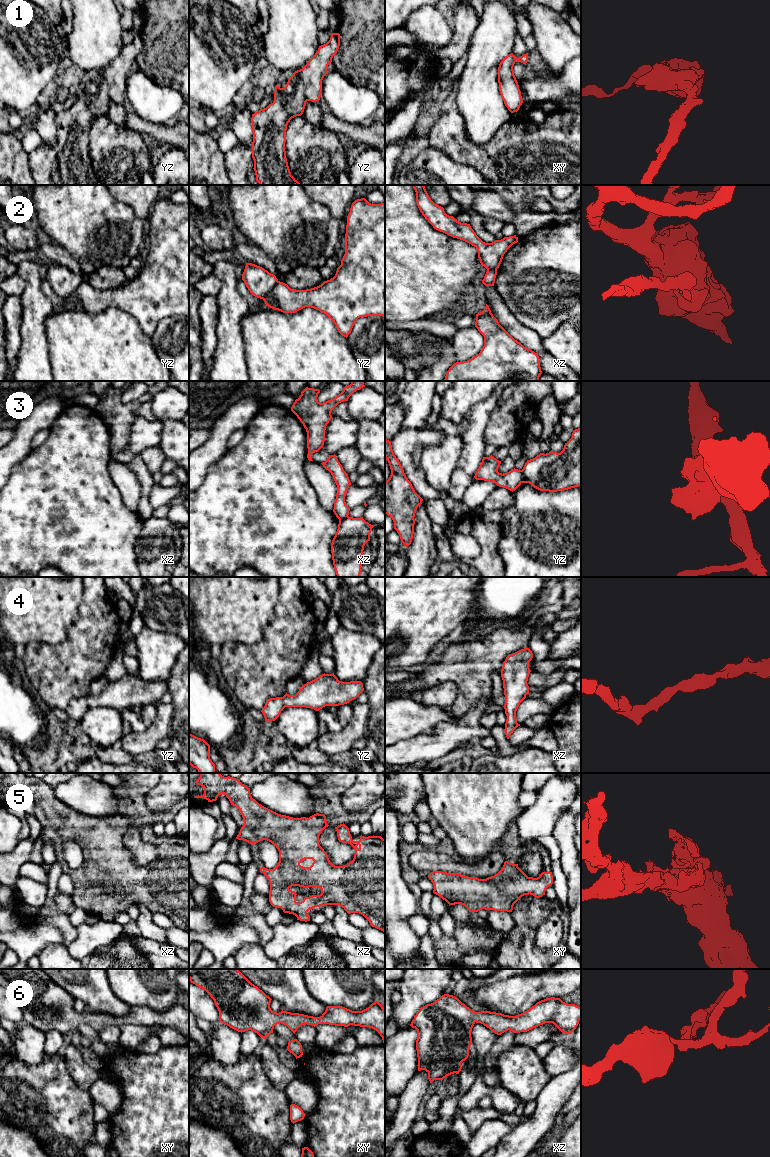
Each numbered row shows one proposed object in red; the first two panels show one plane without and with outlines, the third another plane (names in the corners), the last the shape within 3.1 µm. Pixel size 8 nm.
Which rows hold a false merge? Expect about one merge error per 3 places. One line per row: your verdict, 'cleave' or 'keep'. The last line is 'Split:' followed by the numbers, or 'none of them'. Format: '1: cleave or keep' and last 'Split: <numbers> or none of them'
1: keep
2: cleave
3: cleave
4: keep
5: keep
6: keep
Split: 2, 3

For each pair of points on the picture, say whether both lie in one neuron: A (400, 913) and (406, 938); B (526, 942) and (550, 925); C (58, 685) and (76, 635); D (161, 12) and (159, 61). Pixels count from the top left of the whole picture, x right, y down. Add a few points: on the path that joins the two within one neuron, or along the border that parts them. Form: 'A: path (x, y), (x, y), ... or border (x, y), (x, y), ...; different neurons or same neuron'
A: path (398, 919), (398, 930), (400, 932); same neuron
B: border (545, 919), (536, 932), (536, 944), (542, 950); different neurons
C: path (65, 673), (76, 661), (76, 647); same neuron
D: path (170, 24), (170, 49); same neuron

